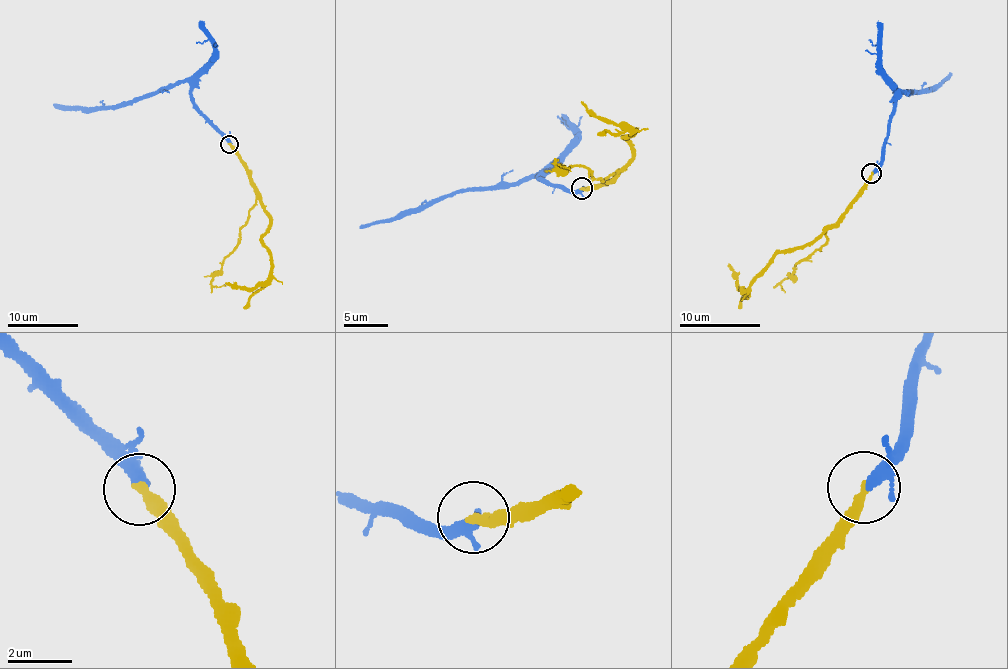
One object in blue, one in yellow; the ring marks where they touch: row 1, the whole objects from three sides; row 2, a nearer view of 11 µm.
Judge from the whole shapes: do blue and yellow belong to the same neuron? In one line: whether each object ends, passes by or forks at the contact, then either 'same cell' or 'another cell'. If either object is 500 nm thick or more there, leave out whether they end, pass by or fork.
blue passes by; yellow ends there; same cell

